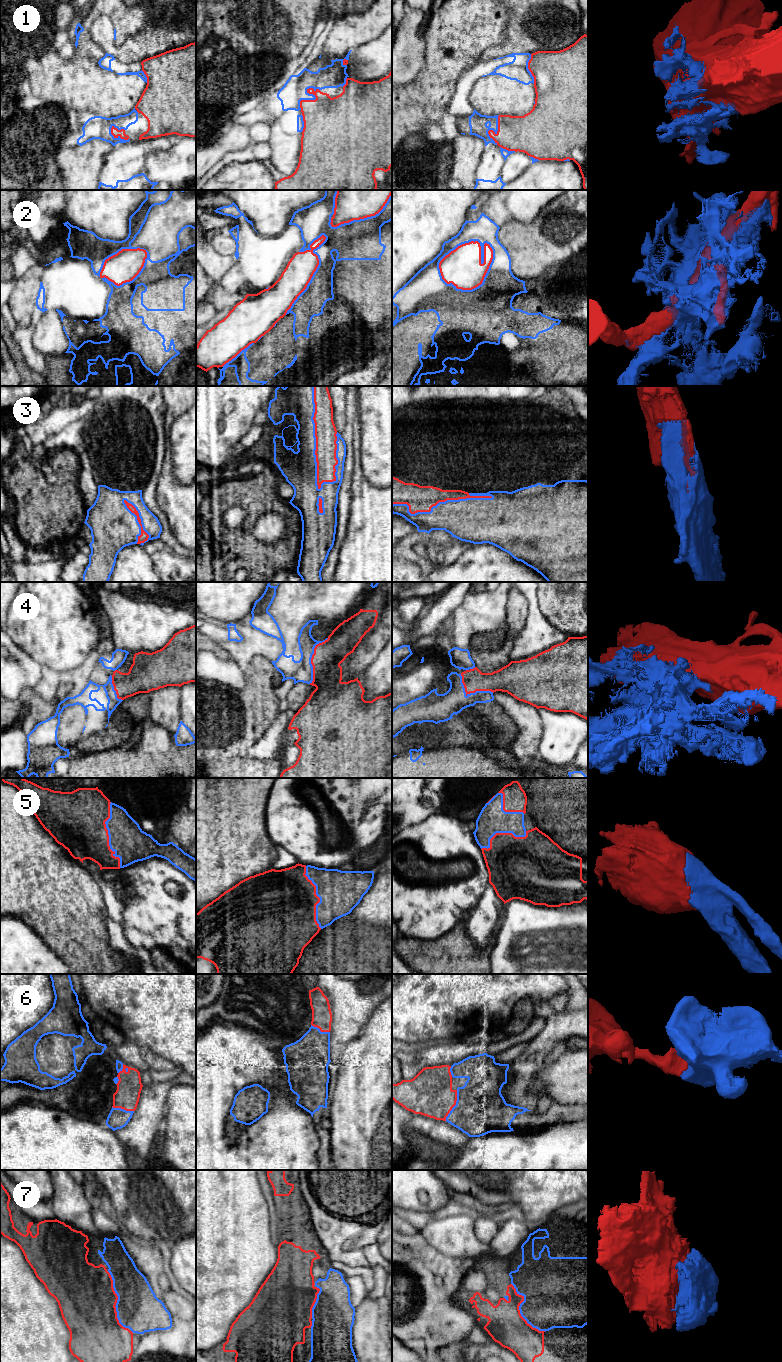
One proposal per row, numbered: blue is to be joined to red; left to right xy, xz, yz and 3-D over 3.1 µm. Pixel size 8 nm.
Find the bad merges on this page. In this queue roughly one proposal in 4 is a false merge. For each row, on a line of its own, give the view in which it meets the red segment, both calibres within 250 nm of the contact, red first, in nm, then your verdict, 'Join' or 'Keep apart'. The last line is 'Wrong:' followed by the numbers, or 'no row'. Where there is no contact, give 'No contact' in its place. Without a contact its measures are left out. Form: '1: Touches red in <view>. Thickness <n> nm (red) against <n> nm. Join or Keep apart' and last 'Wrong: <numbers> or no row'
1: Touches red in xz. Thickness 440 nm (red) against 190 nm. Keep apart
2: Touches red in yz. Thickness 320 nm (red) against 440 nm. Keep apart
3: Touches red in xz. Thickness 180 nm (red) against 240 nm. Join
4: Touches red in xz. Thickness 240 nm (red) against 180 nm. Keep apart
5: Touches red in xy. Thickness 420 nm (red) against 280 nm. Join
6: Touches red in yz. Thickness 360 nm (red) against 400 nm. Join
7: Touches red in yz. Thickness 300 nm (red) against 400 nm. Join
Wrong: 1, 2, 4

